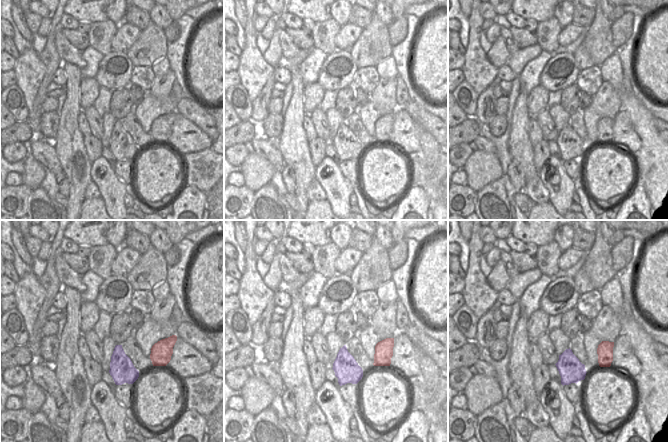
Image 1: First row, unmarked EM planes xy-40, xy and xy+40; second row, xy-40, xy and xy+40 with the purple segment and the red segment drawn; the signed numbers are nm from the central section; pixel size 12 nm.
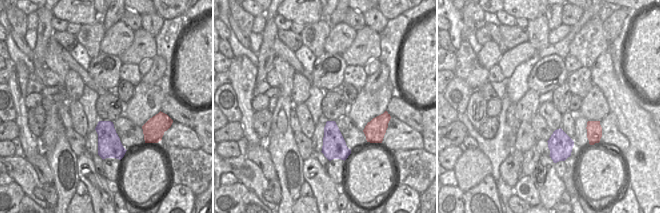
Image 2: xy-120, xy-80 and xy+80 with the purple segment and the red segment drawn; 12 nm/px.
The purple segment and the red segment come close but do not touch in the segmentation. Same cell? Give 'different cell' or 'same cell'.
different cell

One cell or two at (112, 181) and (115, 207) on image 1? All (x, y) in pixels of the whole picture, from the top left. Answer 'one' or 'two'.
one

